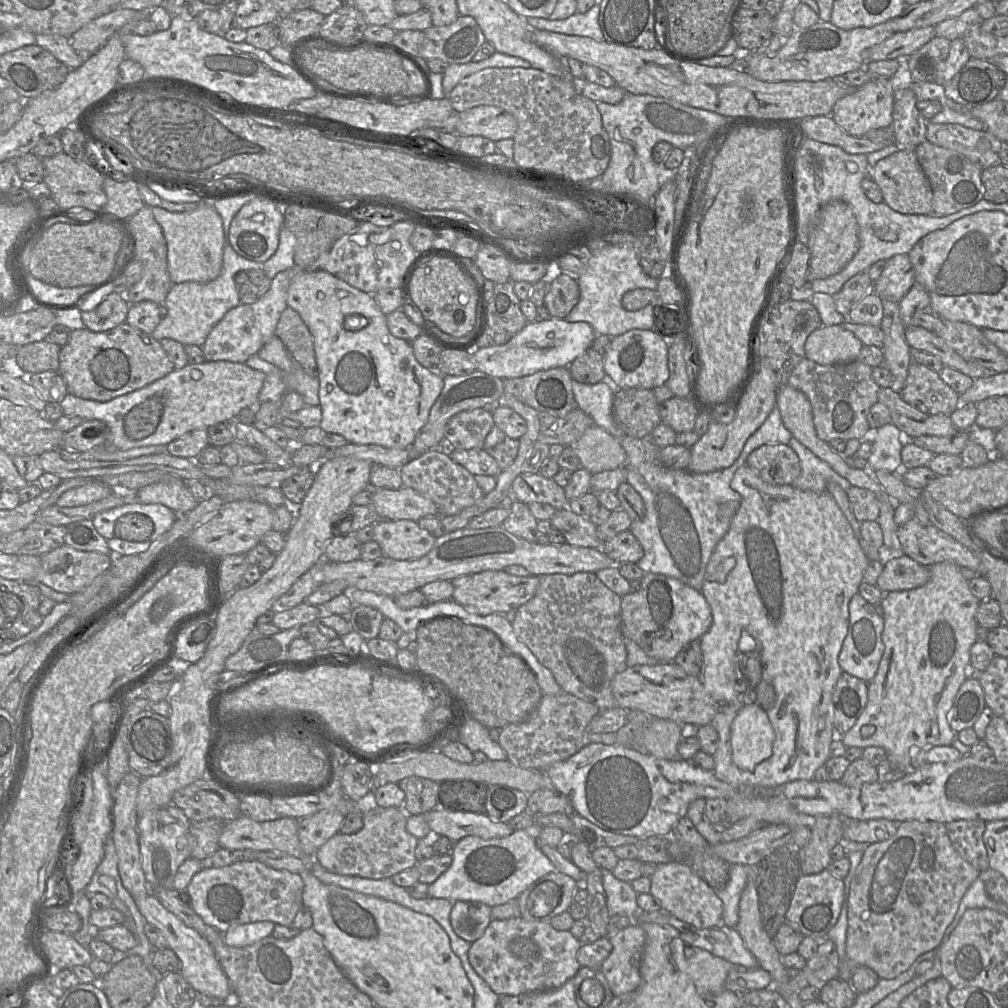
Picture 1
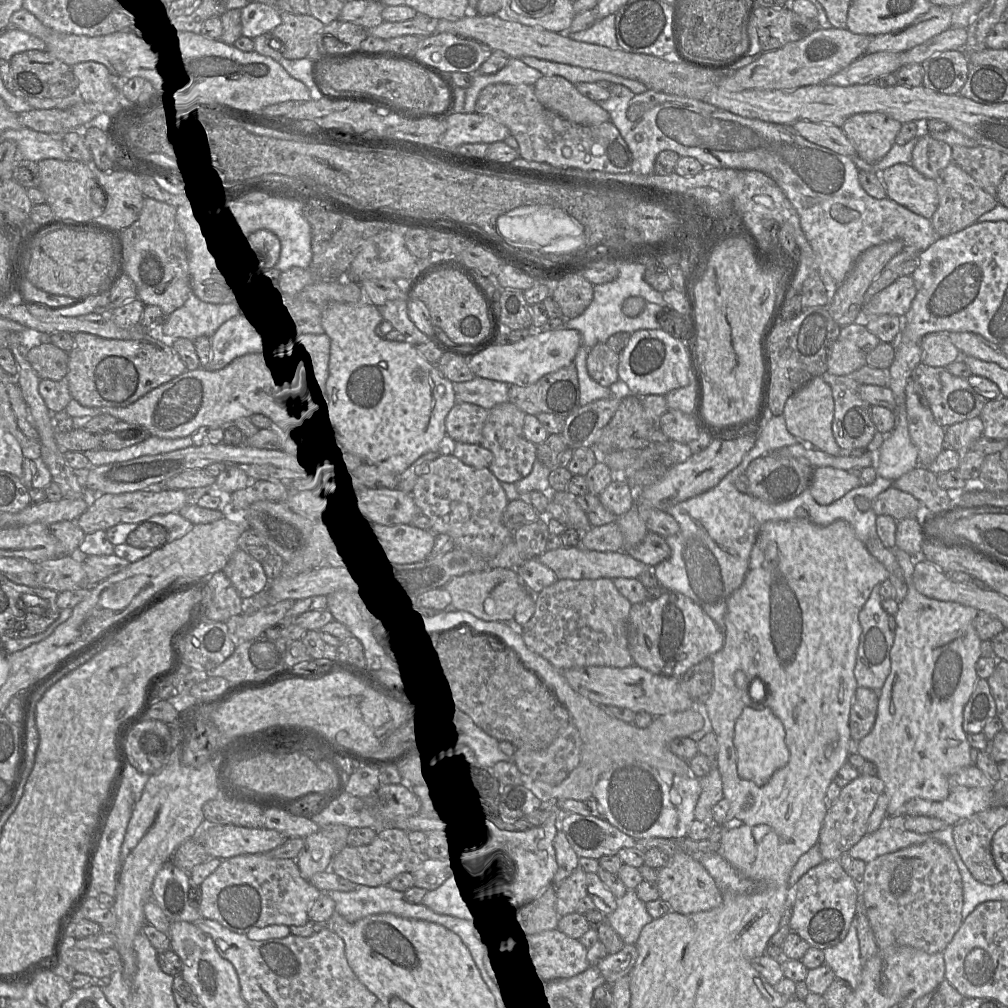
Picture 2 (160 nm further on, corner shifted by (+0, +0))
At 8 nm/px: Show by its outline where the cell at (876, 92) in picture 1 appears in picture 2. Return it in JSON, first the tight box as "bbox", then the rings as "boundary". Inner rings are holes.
{"bbox":[842,112,902,165],"boundary":[[[865,112],[849,117],[842,129],[857,155],[874,165],[895,144],[902,124],[880,112]]]}

